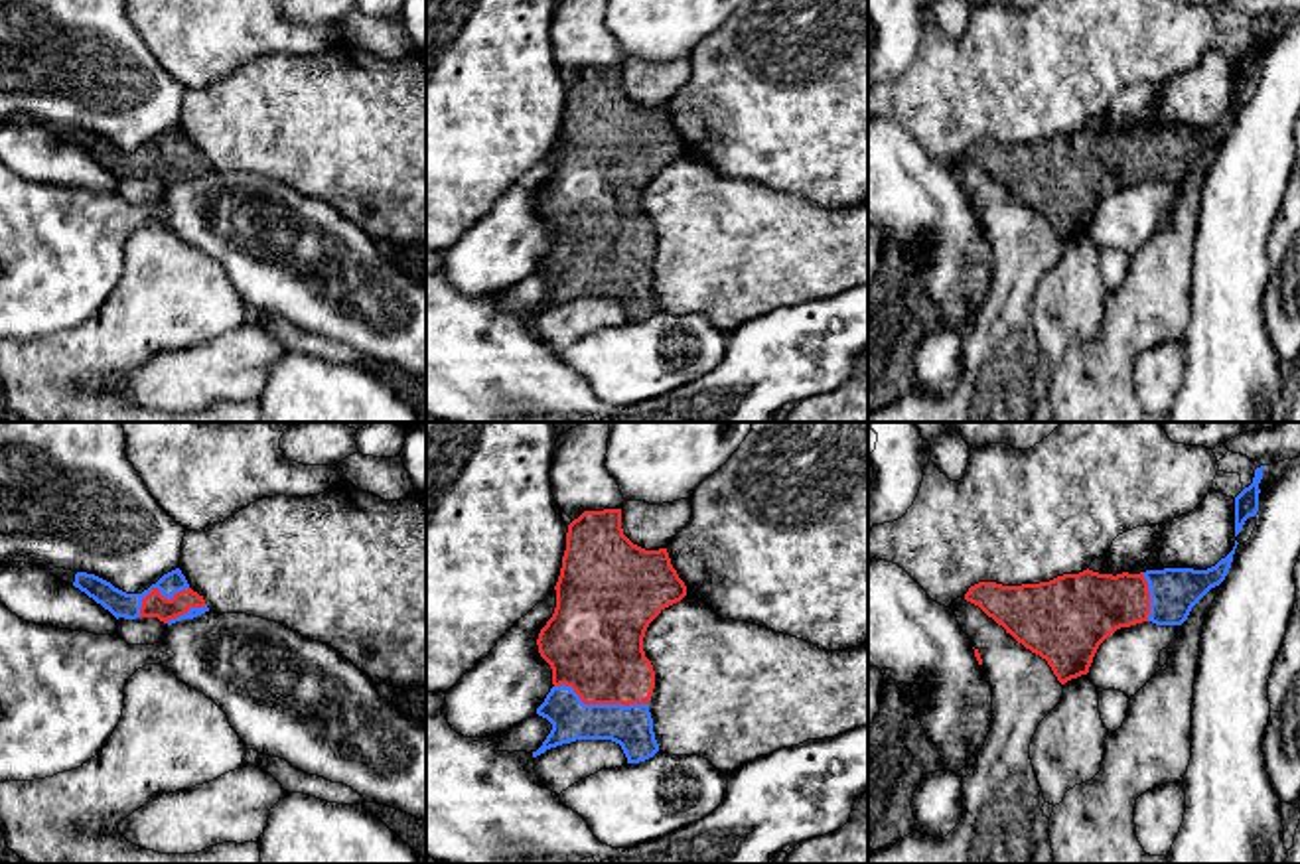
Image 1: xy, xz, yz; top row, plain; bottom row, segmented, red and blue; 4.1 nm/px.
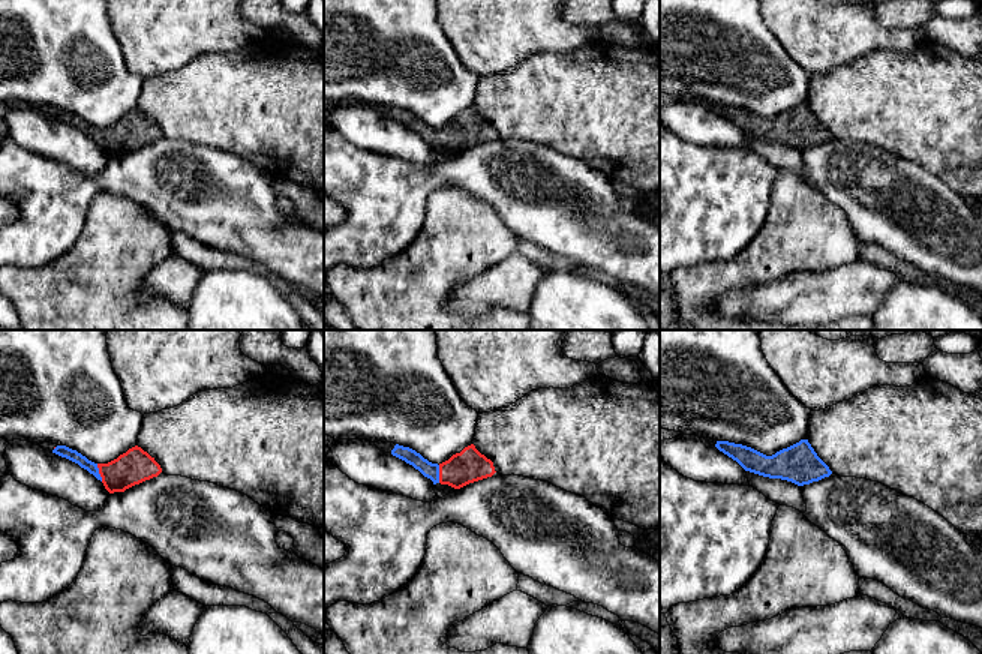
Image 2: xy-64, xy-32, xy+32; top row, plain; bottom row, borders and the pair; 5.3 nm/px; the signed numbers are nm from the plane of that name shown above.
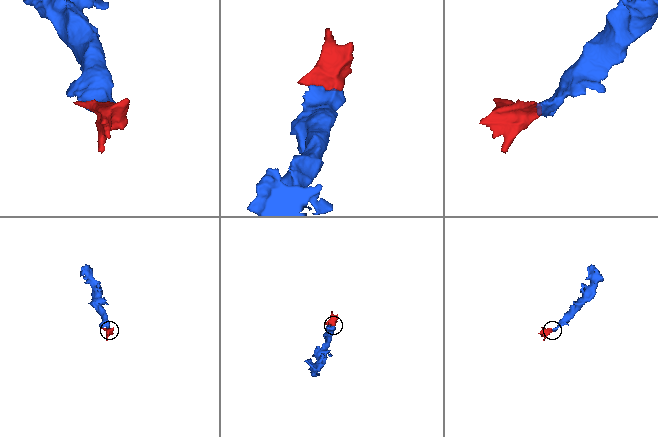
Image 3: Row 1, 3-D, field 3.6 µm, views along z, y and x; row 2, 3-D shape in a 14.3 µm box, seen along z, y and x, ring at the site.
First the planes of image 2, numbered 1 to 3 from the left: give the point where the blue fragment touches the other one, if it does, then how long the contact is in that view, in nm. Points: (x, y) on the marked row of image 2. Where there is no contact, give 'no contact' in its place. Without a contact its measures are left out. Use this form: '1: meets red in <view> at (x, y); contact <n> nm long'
1: meets red in xy-64 at (99, 473); contact 100 nm long
2: meets red in xy-32 at (440, 474); contact 100 nm long
3: no contact

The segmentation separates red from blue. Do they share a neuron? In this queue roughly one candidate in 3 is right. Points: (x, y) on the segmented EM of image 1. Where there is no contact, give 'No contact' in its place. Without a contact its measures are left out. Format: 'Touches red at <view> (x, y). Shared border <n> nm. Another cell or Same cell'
Touches red at xz (600, 703). Shared border 400 nm. Same cell

